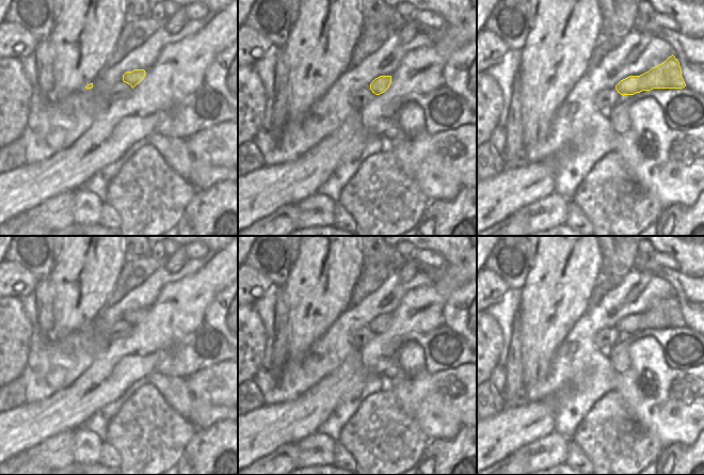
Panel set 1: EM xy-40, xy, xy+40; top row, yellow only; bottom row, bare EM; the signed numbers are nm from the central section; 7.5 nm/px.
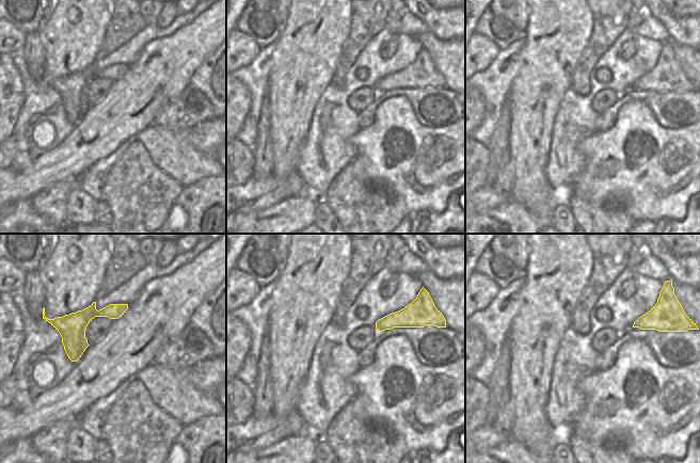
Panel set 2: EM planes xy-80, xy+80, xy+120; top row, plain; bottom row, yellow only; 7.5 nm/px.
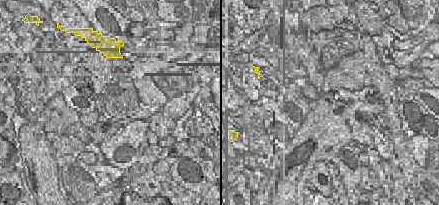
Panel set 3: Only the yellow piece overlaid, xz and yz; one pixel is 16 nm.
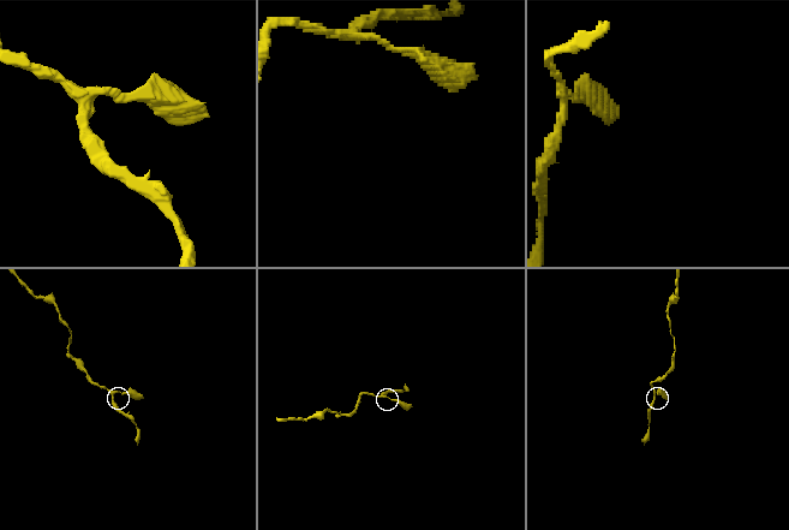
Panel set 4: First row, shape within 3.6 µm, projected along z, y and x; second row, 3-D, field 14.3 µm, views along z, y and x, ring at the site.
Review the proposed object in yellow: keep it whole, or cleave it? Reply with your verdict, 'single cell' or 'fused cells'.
single cell

